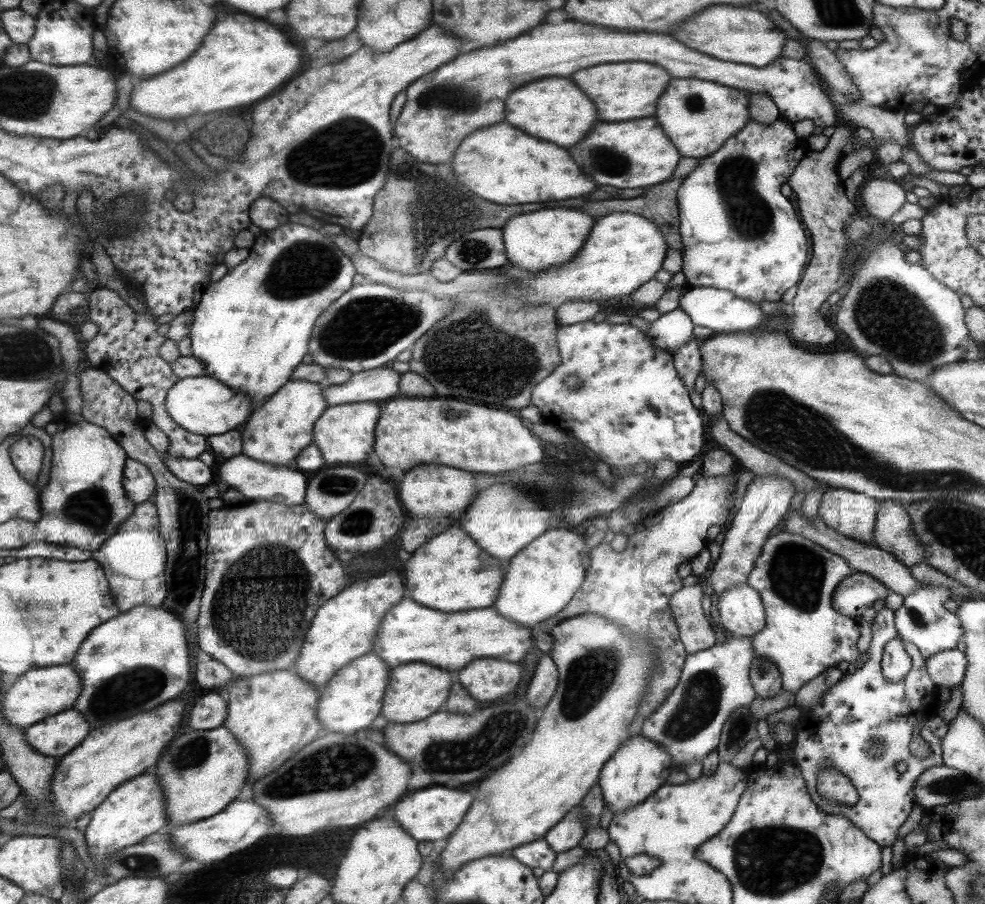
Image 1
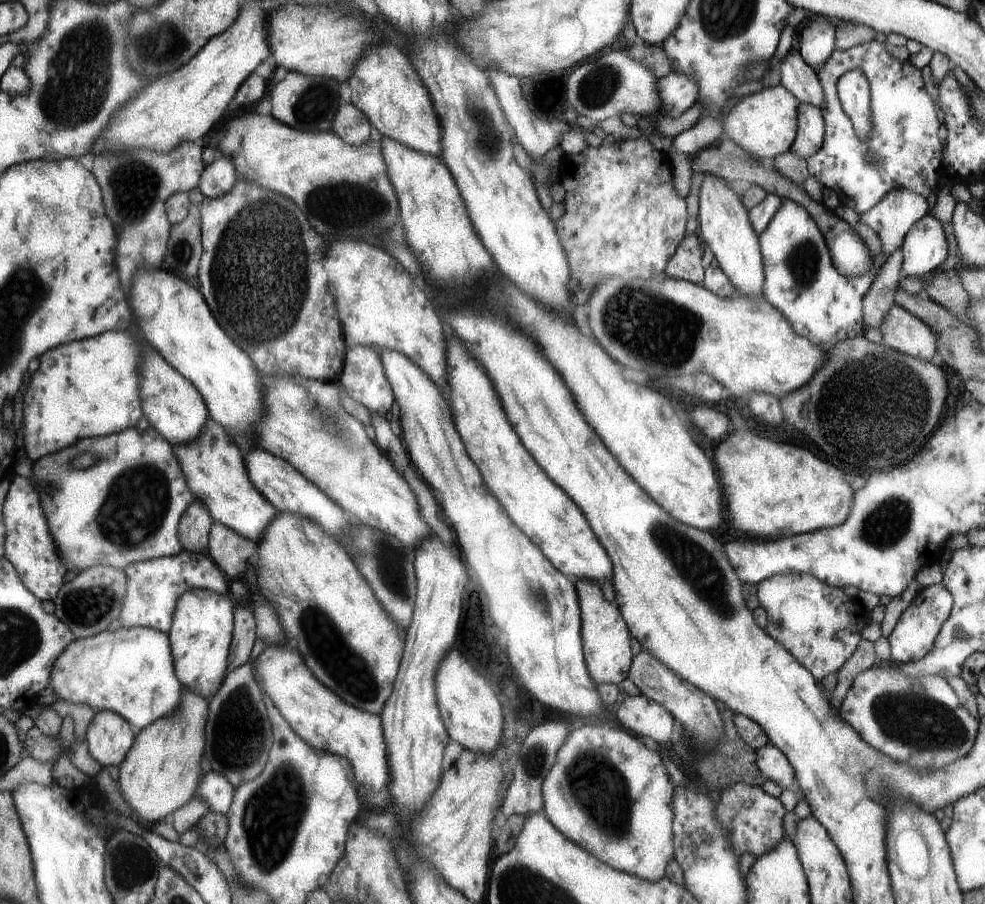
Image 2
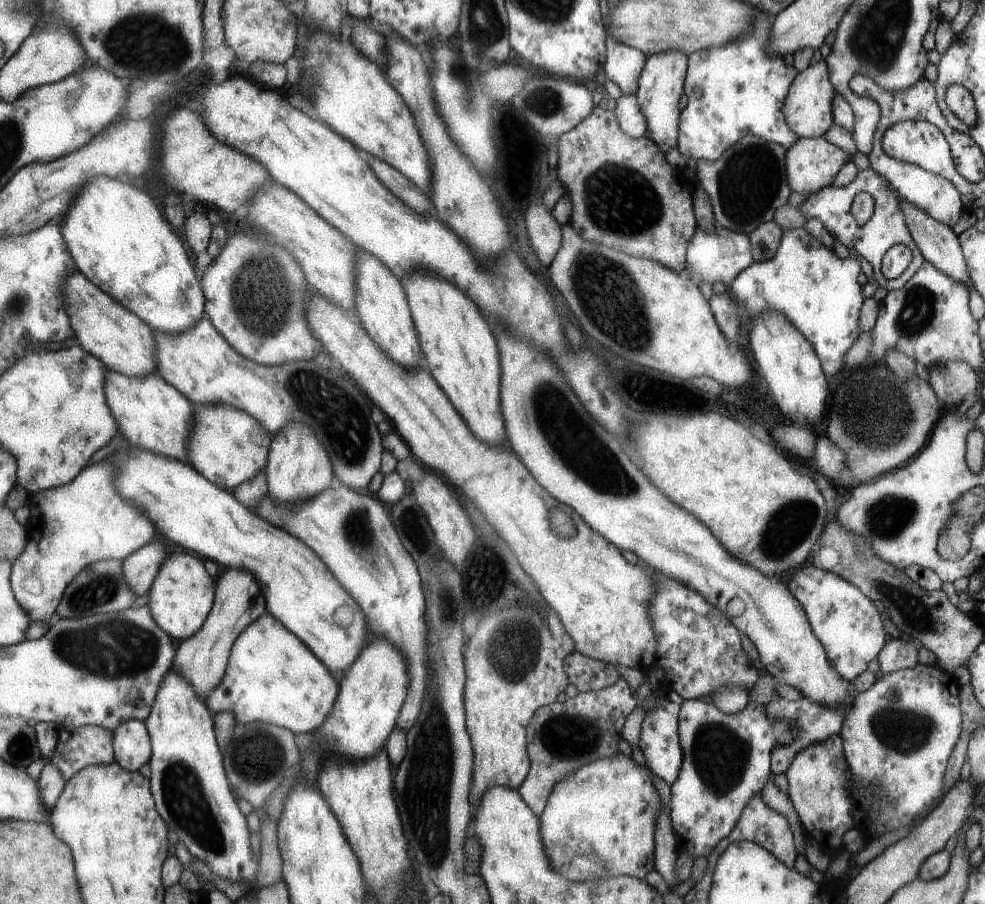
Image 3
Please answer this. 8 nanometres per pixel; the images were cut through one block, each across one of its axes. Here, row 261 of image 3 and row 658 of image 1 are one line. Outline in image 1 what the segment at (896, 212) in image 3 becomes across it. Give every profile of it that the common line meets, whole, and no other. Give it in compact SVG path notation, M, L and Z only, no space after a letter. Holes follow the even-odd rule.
M883 607L877 612L874 619L872 629L872 640L870 648L866 651L868 659L855 667L852 674L847 672L840 681L828 689L824 693L824 697L820 702L807 712L803 712L802 717L799 719L795 731L794 752L795 765L801 771L801 776L807 785L807 792L811 795L811 799L819 806L820 810L834 816L844 816L849 818L857 828L862 829L868 837L871 837L876 844L880 846L891 846L898 838L898 829L908 820L909 814L915 806L915 783L918 778L927 771L928 768L943 766L943 746L942 740L934 735L928 727L924 725L924 720L938 715L940 704L938 700L938 689L935 681L932 680L927 670L927 662L924 656L919 651L919 648L911 642L904 641L904 646L910 657L912 657L912 668L909 673L900 681L888 681L884 677L882 660L884 646L888 640L895 639L899 635L898 629L895 627L895 610ZM914 730L920 730L920 737L926 741L930 746L931 754L927 758L918 759L912 755L910 751L910 741L914 737ZM876 740L881 742L881 754L879 758L873 758L873 754L869 752L871 747L876 743ZM904 762L907 765L907 770L903 774L896 771L896 764ZM833 766L839 772L842 772L852 782L859 795L859 801L849 808L848 806L840 806L838 801L826 799L818 792L817 775L821 768Z

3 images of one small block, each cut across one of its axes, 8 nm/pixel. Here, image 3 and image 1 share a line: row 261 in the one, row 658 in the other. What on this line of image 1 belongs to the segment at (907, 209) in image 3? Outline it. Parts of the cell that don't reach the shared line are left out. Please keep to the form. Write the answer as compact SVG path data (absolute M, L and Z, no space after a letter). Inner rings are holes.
M950 649L936 653L928 658L927 670L937 687L950 690L961 685L967 674L968 662L966 652Z

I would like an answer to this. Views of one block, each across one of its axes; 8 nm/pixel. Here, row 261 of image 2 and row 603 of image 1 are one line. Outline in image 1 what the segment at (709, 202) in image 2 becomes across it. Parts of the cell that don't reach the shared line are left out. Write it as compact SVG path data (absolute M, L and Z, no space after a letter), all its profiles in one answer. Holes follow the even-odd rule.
M738 583L719 598L720 623L735 636L753 637L767 626L767 612L760 593L748 583Z

